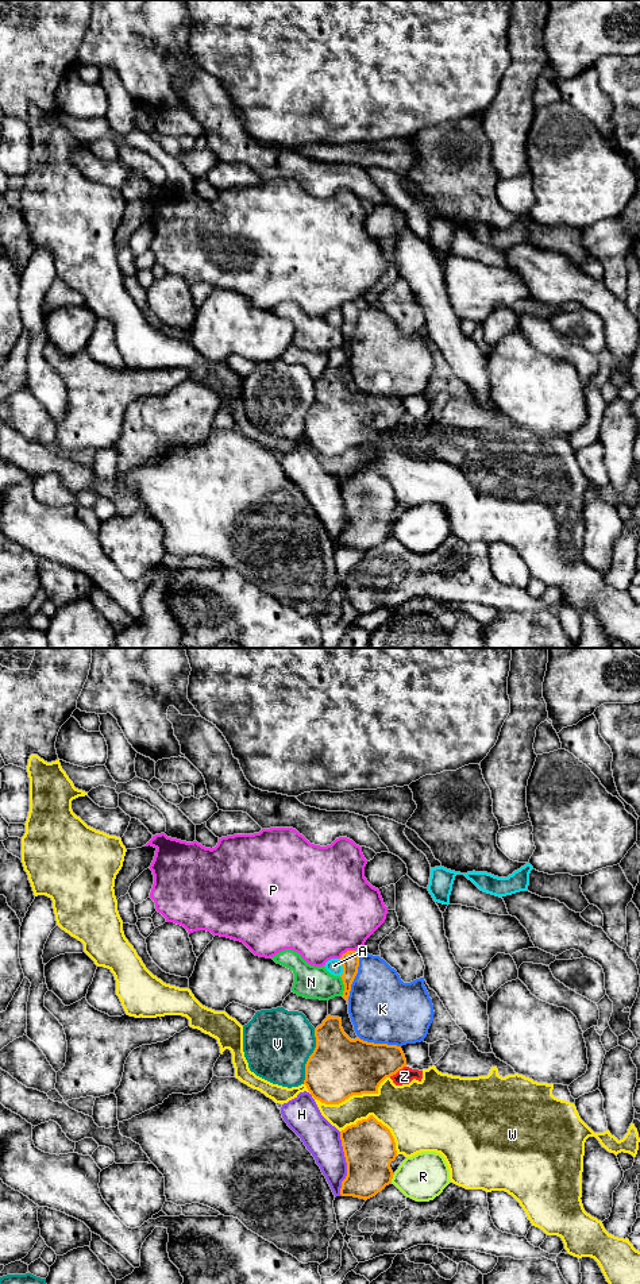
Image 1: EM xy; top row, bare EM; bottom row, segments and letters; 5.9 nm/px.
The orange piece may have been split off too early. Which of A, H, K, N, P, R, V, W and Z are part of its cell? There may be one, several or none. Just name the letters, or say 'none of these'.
none of these

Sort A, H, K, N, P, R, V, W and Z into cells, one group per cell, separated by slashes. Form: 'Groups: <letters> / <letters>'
Groups: A / H / K / N / P / R / V / W Z

